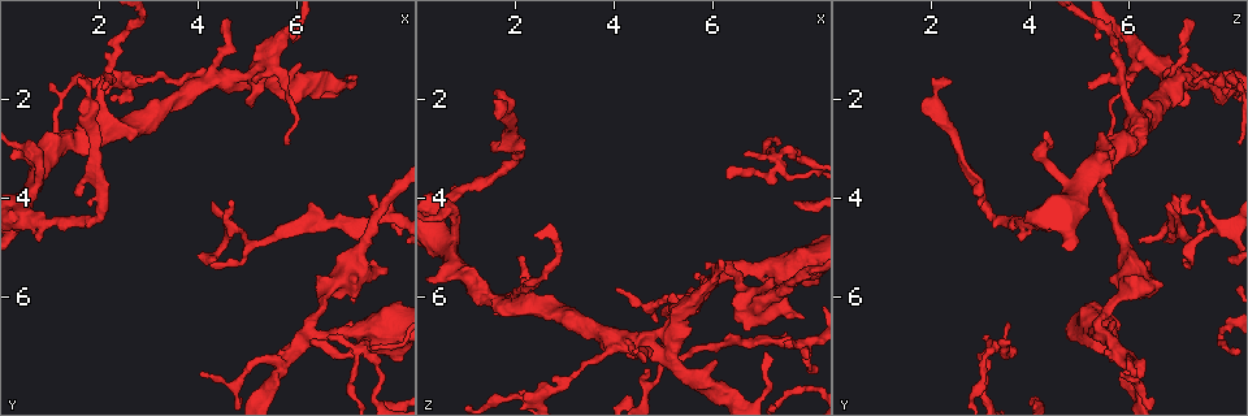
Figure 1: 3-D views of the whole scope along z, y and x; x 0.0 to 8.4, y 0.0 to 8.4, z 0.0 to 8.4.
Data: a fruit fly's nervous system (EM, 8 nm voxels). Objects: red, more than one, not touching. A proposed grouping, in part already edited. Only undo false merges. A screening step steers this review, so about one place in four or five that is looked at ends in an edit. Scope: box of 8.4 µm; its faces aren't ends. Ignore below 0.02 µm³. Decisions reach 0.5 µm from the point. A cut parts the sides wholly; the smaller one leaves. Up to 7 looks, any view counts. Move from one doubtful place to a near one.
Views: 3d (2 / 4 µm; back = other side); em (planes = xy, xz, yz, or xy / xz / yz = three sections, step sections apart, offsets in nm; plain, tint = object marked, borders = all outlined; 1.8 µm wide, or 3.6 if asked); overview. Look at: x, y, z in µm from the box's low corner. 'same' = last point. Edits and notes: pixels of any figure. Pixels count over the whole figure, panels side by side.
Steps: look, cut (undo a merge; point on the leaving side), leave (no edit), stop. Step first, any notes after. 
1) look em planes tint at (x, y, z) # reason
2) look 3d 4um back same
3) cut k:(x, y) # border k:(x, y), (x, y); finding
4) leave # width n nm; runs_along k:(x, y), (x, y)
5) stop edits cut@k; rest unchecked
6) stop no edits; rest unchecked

look 3d 4um back at (4.00, 1.75, 6.85)

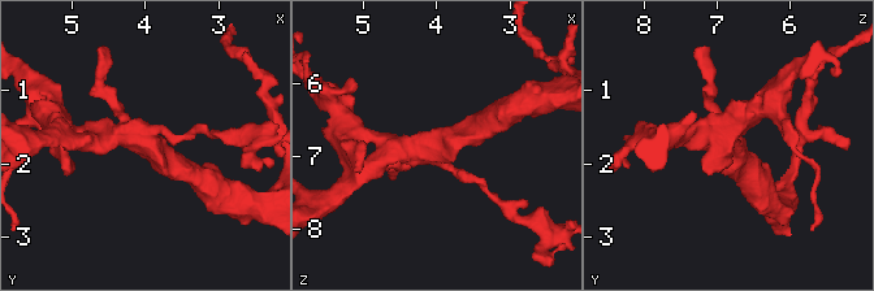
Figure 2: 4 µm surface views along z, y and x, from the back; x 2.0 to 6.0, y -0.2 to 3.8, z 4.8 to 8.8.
look em xy step 16 tint at (4.00, 1.70, 6.90) # arms 4

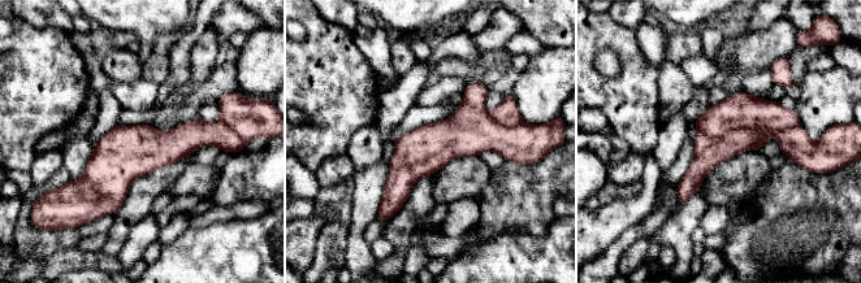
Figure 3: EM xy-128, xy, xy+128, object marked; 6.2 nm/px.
look em planes tint same

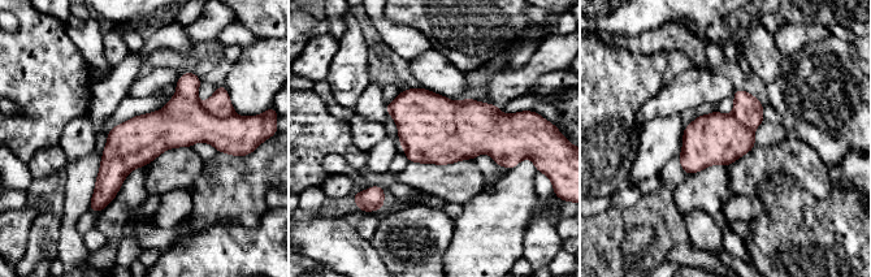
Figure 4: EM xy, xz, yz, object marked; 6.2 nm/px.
cut 4:(219, 104) # border 4:(202, 104), (213, 115), (232, 116); a second cell is stuck on

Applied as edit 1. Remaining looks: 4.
look overview # see it whole again

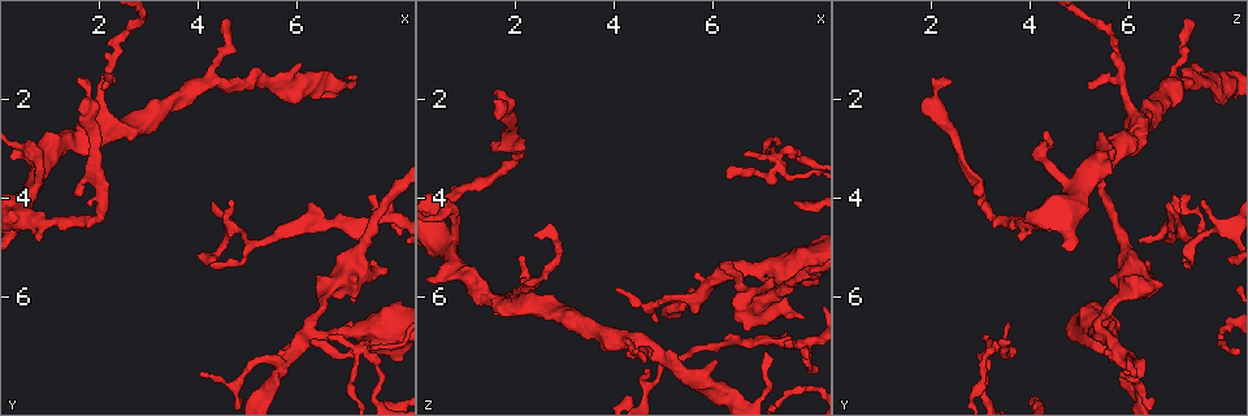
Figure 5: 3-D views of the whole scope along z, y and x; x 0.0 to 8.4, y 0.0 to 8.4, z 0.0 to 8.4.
look em planes borders at (5.70, 7.25, 6.00) # four-way junction

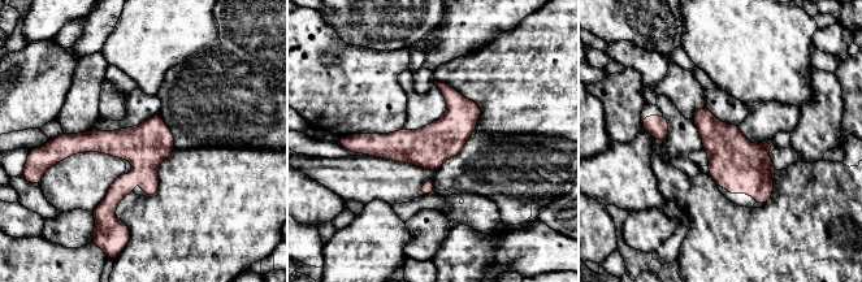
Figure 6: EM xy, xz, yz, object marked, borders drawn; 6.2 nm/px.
leave # runs_along 6:(477, 109), (432, 146), (355, 150); one cell here

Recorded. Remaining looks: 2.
look em xy step 4 tint at (7.30, 7.00, 3.25) # arms part here

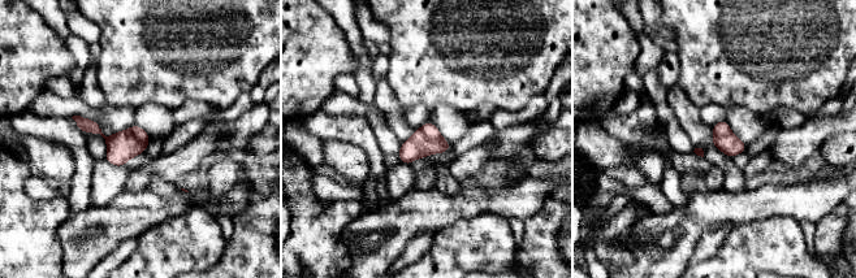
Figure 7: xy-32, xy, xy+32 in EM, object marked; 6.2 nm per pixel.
cut 7:(428, 129) # width 140 nm; border 7:(419, 129), (431, 138), (440, 137); two cells meet here

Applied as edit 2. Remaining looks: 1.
stop edits cut@4, cut@7; rest unchecked

